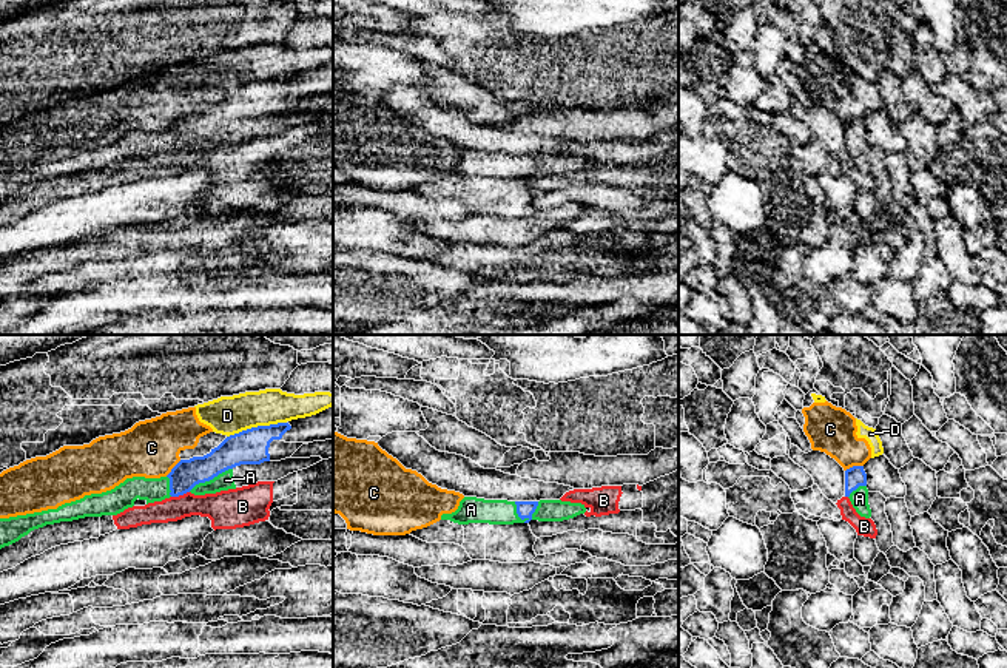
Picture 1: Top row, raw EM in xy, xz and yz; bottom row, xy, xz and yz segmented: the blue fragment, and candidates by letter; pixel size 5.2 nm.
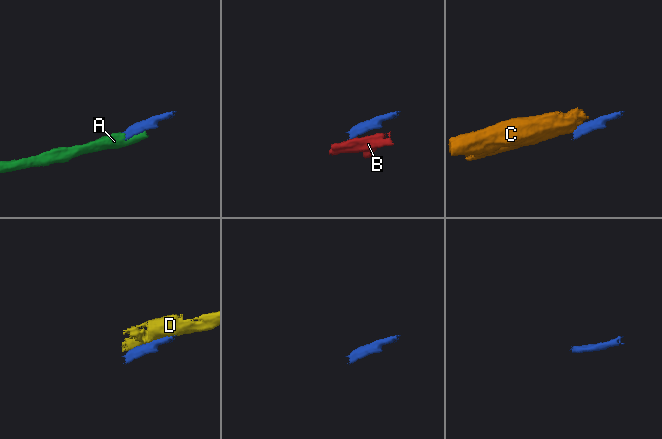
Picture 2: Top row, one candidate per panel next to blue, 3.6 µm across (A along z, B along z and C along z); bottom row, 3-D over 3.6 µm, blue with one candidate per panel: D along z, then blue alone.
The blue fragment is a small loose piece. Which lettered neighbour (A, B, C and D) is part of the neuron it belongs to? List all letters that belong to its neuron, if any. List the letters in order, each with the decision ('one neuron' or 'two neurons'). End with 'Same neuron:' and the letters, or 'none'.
A: one neuron
B: two neurons
C: two neurons
D: two neurons
Same neuron: A

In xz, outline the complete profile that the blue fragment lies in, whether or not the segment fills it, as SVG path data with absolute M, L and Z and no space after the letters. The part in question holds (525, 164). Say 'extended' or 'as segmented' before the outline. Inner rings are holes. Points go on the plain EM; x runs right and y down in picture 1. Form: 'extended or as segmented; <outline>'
extended; M464 151L458 164L452 168L443 168L441 174L450 174L458 179L514 179L529 177L530 174L563 176L584 167L584 159L561 154L507 156Z

